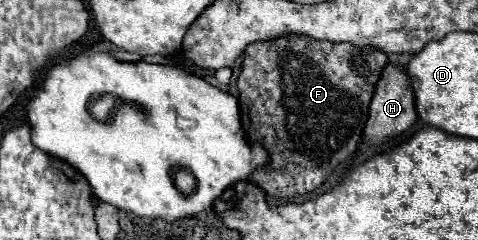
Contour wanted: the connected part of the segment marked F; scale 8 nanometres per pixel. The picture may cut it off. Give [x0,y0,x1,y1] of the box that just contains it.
[236,35,388,199]

